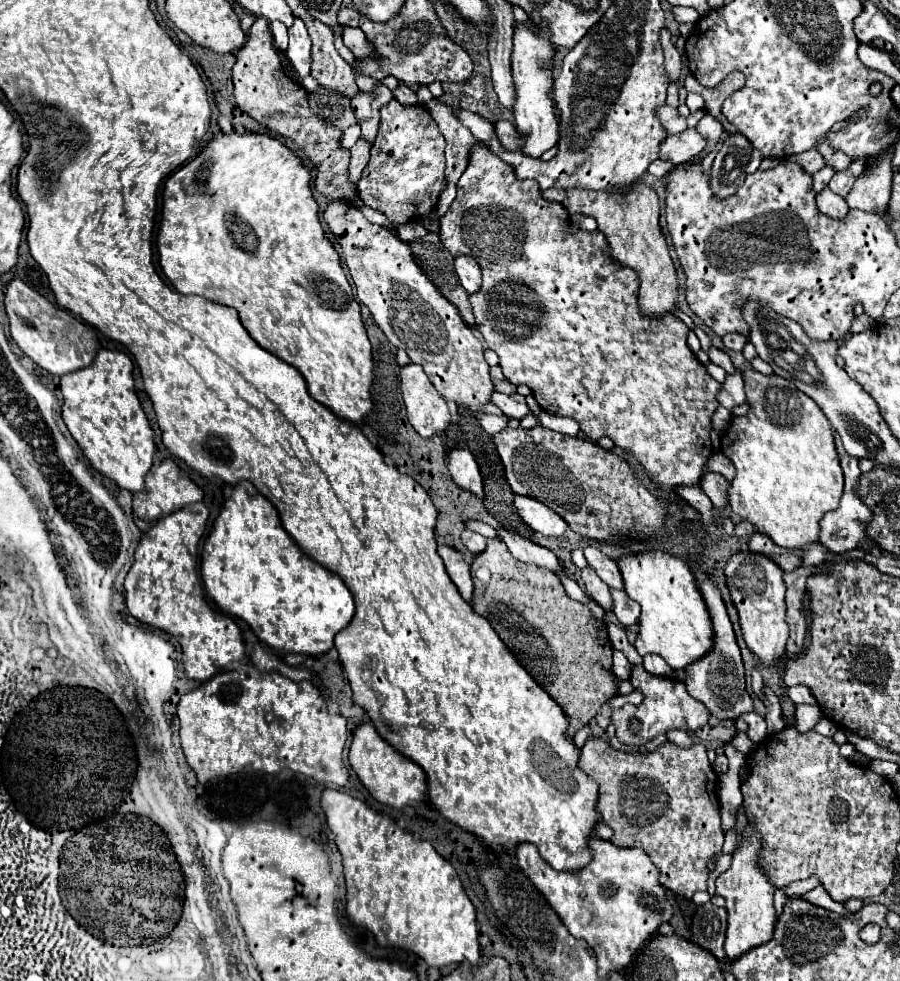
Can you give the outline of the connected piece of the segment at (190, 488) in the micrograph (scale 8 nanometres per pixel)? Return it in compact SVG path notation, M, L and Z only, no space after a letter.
M166 459L160 465L154 465L146 477L146 489L134 493L134 523L138 525L140 531L148 531L156 521L164 519L166 515L174 513L176 509L188 505L188 503L196 503L202 501L204 491L172 461Z

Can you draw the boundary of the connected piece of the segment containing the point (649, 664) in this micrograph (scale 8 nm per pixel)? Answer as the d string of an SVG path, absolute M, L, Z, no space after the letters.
M646 655L644 669L652 675L658 675L658 677L674 677L674 671L670 671L670 665L658 655Z

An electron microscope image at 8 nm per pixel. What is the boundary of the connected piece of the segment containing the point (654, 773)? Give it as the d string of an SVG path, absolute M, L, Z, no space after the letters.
M588 737L580 751L580 771L598 783L596 809L602 821L614 831L612 843L618 847L640 847L648 853L652 863L660 869L660 881L666 889L684 899L692 899L696 891L706 891L708 861L714 853L722 851L724 831L718 803L718 775L708 763L702 743L682 749L674 743L658 747L654 753L624 753L616 751L602 737Z

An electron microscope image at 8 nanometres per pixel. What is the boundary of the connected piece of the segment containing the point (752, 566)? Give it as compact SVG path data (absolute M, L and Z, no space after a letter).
M740 551L730 557L724 573L730 587L730 595L740 613L740 625L748 649L762 665L776 667L780 659L786 655L786 641L788 641L786 601L784 601L786 587L782 581L784 571L772 559L764 559L764 555Z

